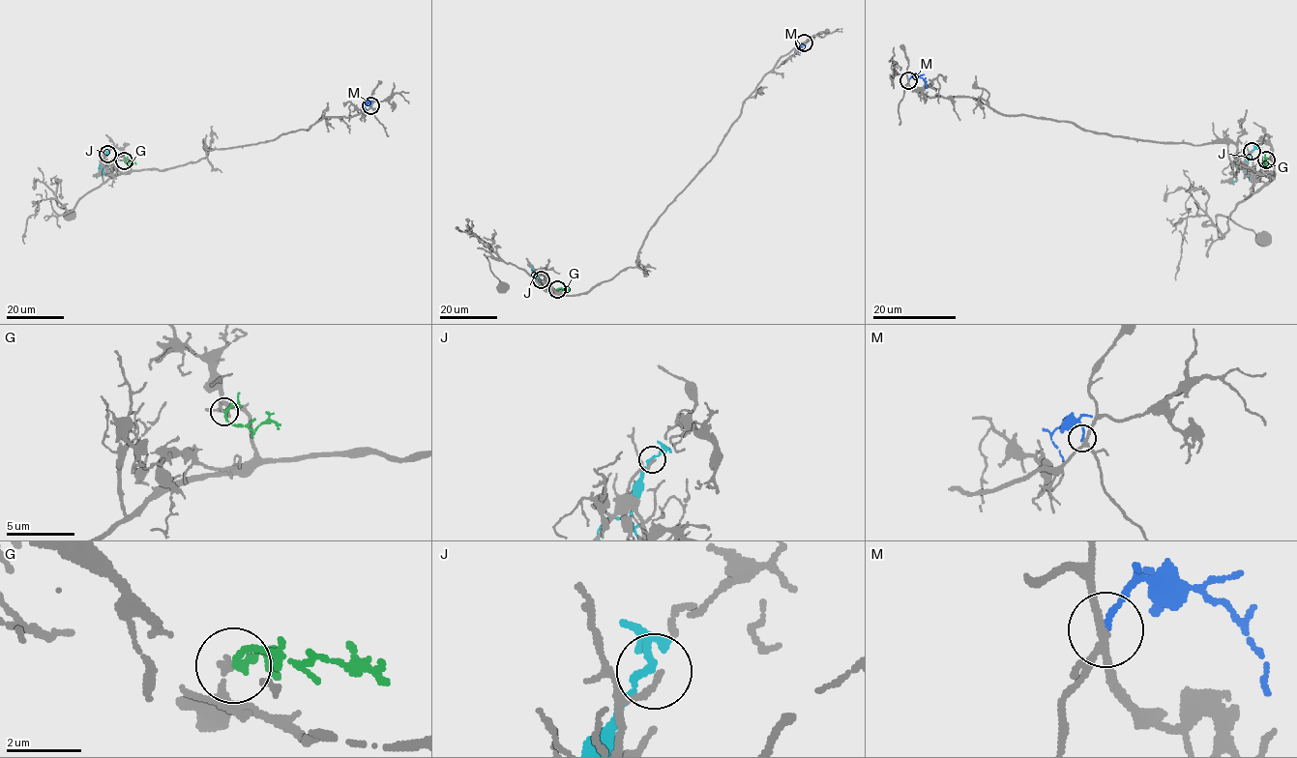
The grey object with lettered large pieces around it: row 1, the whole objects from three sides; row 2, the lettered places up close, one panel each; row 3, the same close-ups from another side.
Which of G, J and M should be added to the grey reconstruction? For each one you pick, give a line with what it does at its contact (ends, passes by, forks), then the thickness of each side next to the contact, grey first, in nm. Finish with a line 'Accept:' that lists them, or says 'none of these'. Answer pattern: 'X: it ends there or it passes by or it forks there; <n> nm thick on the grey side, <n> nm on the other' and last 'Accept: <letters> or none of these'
Accept: none of these

